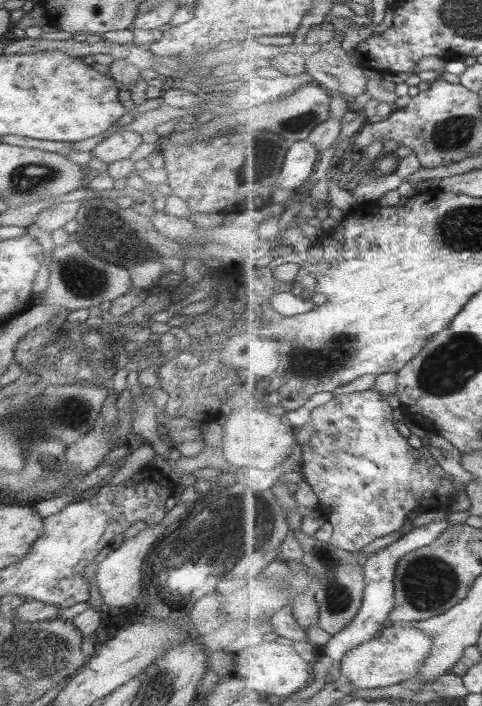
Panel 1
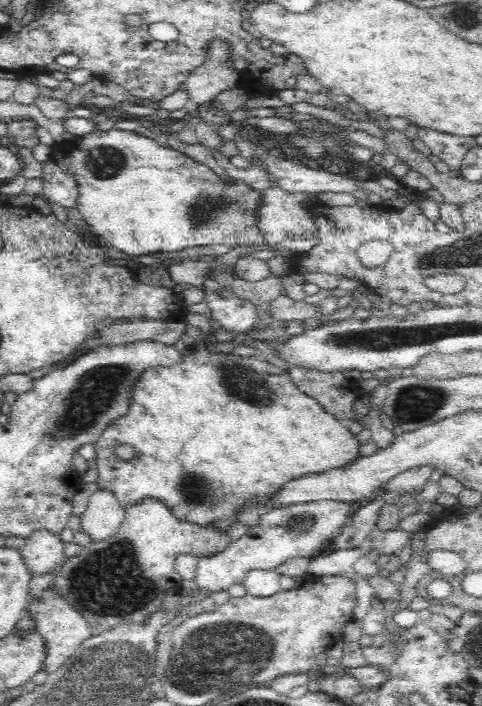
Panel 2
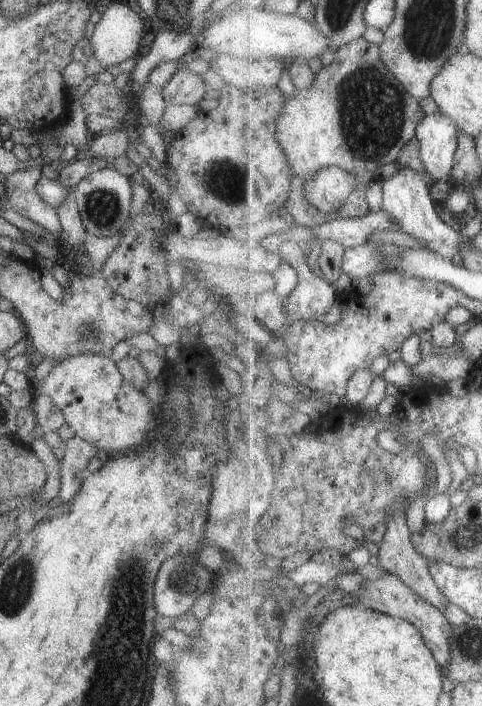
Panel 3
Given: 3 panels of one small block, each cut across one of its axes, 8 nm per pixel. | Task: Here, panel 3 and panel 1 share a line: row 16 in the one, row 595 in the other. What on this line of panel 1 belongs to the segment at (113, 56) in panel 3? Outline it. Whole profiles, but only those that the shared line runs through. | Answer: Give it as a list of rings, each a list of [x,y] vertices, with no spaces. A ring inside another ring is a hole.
[[[161,522],[153,527],[147,527],[141,530],[136,536],[125,540],[116,550],[110,550],[109,554],[97,564],[93,583],[96,584],[98,593],[103,599],[103,604],[111,608],[123,608],[128,606],[141,594],[141,563],[151,544],[157,540],[157,537],[164,532],[165,528]]]

